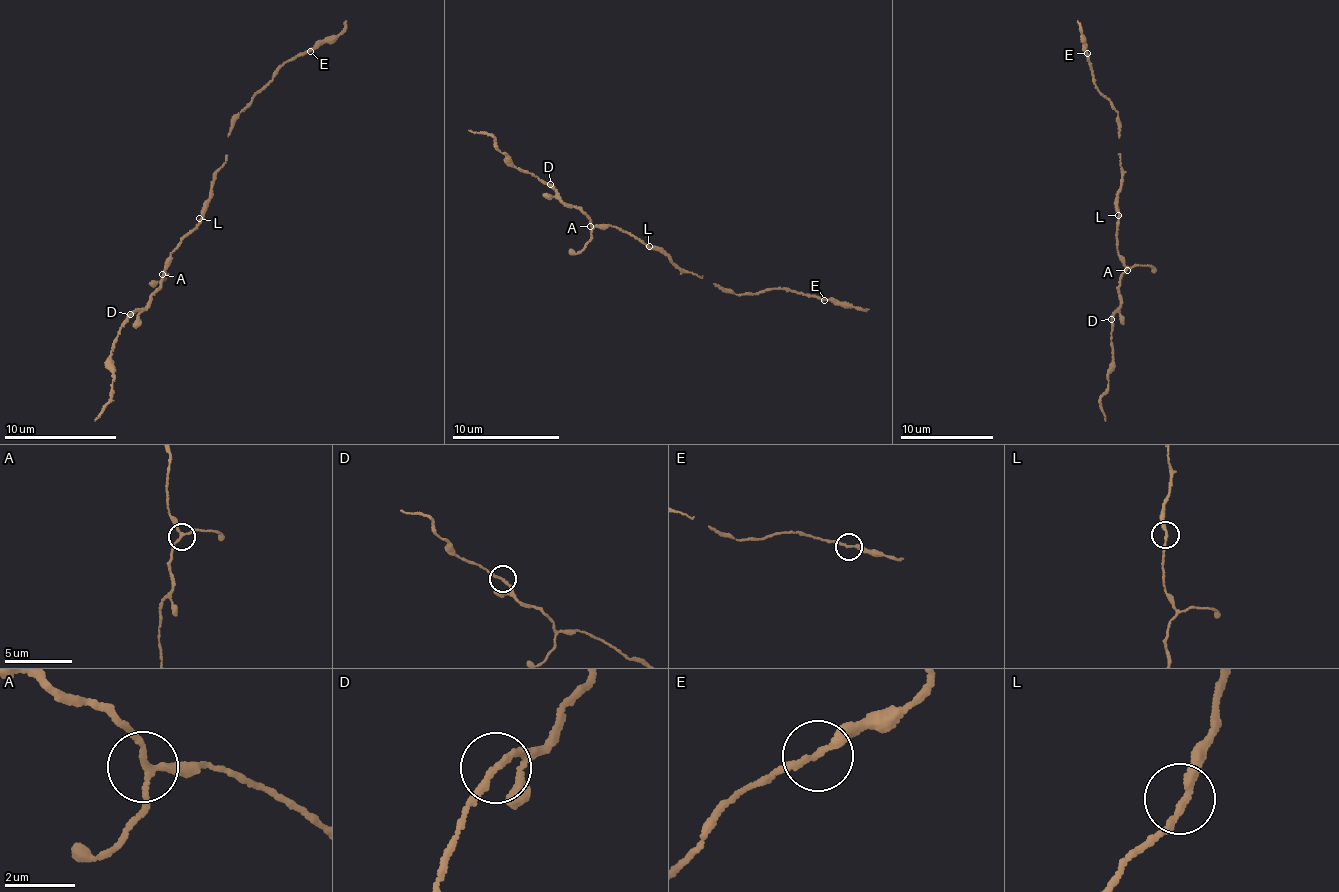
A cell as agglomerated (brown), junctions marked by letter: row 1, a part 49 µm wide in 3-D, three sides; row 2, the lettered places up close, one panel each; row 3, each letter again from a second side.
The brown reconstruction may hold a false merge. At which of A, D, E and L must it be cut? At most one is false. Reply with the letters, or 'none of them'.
none of them

